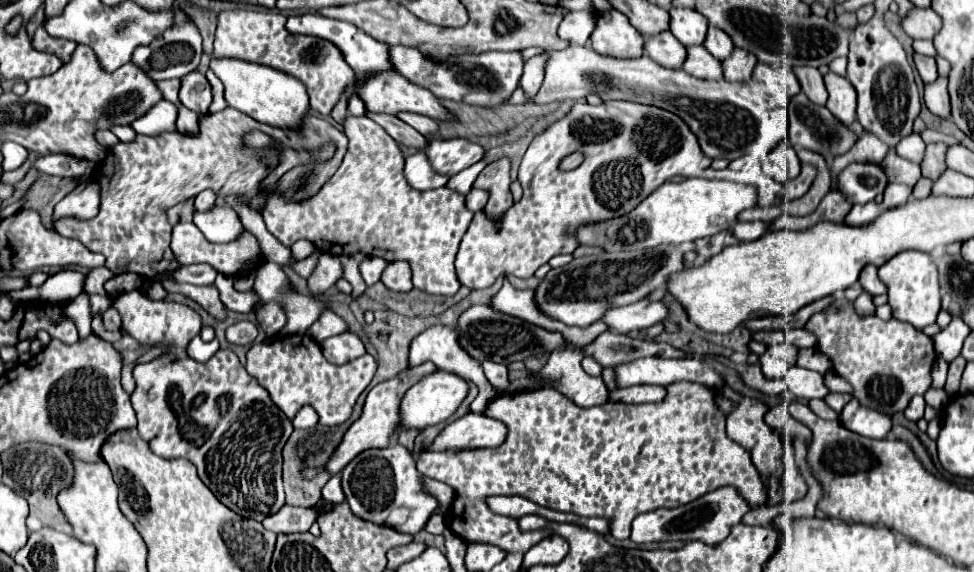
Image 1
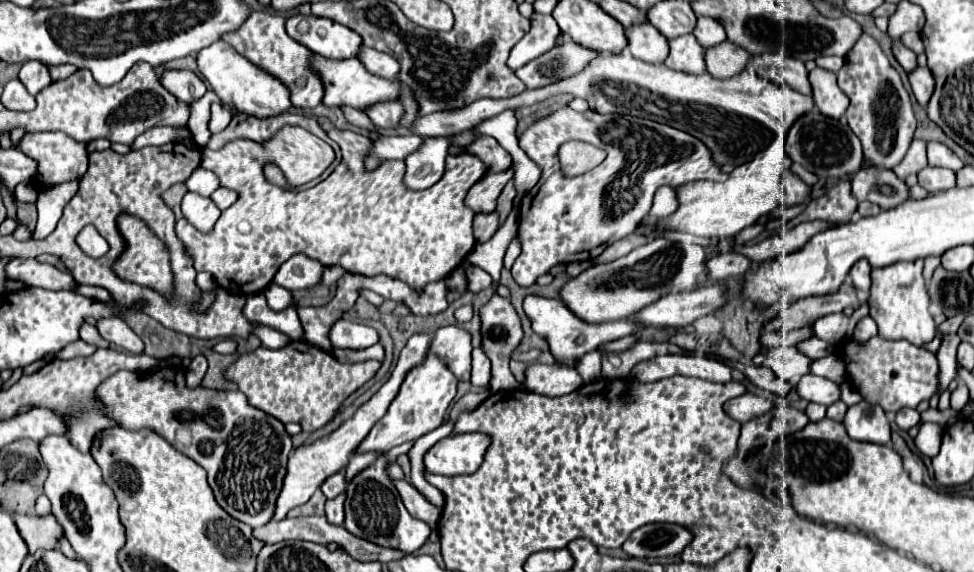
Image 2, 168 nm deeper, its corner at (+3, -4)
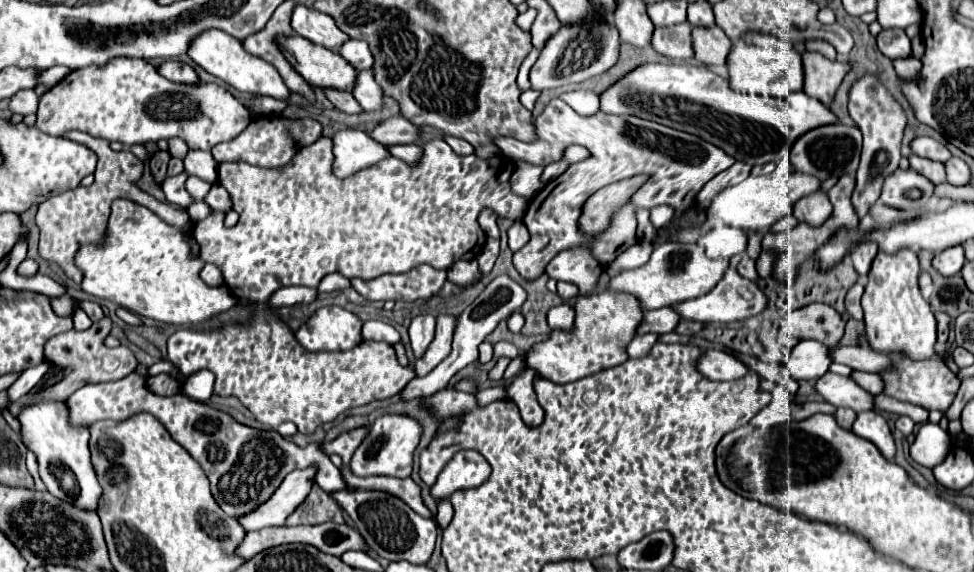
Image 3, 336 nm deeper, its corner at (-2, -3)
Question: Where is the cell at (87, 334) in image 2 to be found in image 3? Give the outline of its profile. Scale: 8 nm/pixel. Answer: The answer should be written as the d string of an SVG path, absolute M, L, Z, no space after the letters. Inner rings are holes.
M79 307L75 313L73 313L73 329L77 331L85 331L91 327L91 319L87 317L87 313Z

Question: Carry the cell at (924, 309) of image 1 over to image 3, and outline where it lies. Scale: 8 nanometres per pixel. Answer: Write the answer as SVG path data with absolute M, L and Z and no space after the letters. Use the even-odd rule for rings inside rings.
M901 249L897 253L879 251L869 269L869 281L863 293L865 311L865 337L873 351L879 353L903 353L913 361L923 361L933 357L937 341L935 315L929 303L921 297L919 285L919 261L917 253L911 249Z

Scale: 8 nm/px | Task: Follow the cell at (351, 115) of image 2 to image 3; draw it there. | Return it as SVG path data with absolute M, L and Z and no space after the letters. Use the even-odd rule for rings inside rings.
M323 89L325 97L333 103L333 107L337 107L343 113L361 113L359 103L355 103L355 97L347 91L339 91L339 89Z

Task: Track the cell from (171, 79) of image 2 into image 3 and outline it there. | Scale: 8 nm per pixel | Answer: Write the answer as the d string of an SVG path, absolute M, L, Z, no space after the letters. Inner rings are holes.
M165 61L159 65L157 69L165 79L175 81L175 83L199 83L197 73L193 71L193 67L181 63L181 61Z

